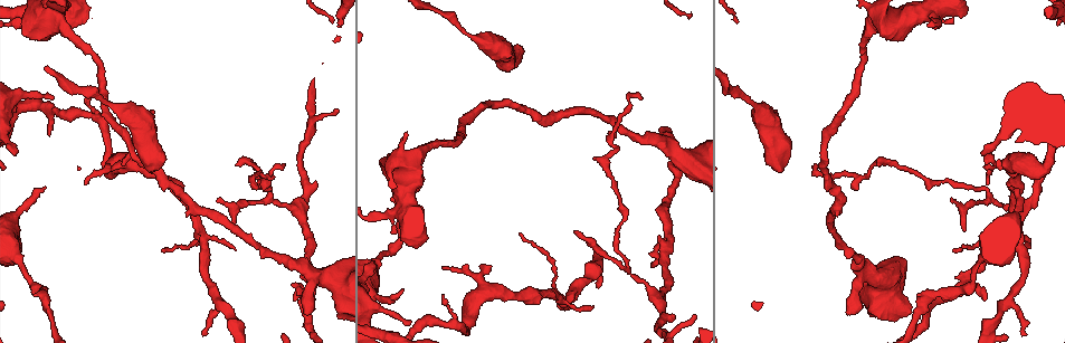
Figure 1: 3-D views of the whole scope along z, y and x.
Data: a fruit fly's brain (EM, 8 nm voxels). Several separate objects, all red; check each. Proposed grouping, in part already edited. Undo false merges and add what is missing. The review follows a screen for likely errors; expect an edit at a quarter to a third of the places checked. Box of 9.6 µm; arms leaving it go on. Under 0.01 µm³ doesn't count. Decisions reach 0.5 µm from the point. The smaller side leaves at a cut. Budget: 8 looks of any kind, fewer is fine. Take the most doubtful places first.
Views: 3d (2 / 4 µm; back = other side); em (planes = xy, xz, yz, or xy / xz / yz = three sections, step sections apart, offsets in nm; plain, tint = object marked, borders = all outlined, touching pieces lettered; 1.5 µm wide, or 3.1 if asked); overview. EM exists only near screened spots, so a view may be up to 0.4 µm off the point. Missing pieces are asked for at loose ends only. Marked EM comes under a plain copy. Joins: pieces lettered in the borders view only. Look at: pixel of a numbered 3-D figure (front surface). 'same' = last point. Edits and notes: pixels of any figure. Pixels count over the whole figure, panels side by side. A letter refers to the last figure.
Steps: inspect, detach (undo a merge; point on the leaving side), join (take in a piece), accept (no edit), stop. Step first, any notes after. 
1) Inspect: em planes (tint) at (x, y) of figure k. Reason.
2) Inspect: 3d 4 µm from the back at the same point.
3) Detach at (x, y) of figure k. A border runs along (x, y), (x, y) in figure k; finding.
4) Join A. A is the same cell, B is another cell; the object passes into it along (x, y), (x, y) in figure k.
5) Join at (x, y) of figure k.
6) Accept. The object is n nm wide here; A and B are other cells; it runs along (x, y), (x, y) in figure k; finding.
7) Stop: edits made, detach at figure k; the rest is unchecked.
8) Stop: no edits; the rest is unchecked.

Inspect: 3d 4 µm at (23, 33) of figure 1. Thick end.

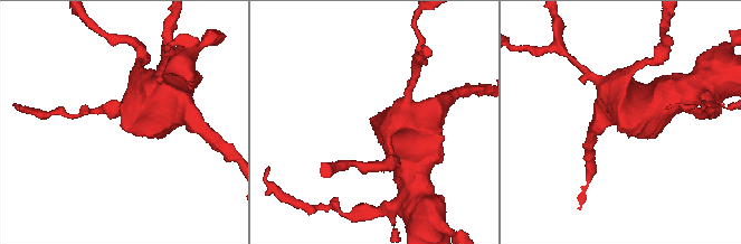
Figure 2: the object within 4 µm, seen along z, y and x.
Inspect: em planes (tint) at (122, 122) of figure 2. Now the EM.

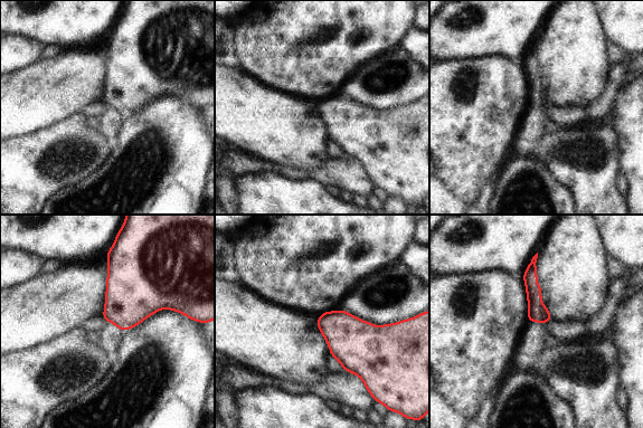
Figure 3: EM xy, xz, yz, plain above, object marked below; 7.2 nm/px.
Inspect: em planes (borders) at the same point. What lies round it.

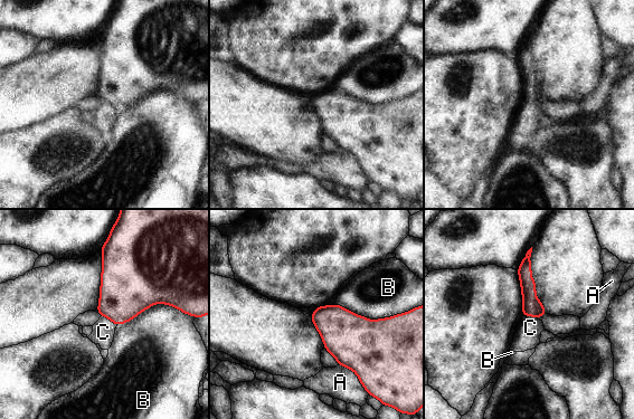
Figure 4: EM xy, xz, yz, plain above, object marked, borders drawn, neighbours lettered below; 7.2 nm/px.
Accept. A, B and C are other cells; a border runs along (101, 315), (110, 318), (116, 325) in figure 4; no lettered piece goes on from it.

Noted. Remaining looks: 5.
Inspect: 3d 4 µm at (85, 104) of figure 1. Branch stops here.

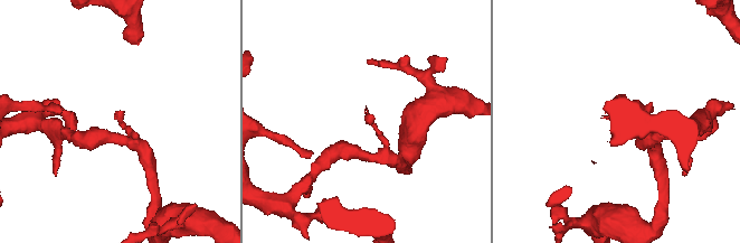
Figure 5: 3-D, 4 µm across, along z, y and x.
Inspect: em xz step 4 (tint) at (117, 121) of figure 5. Now the EM.

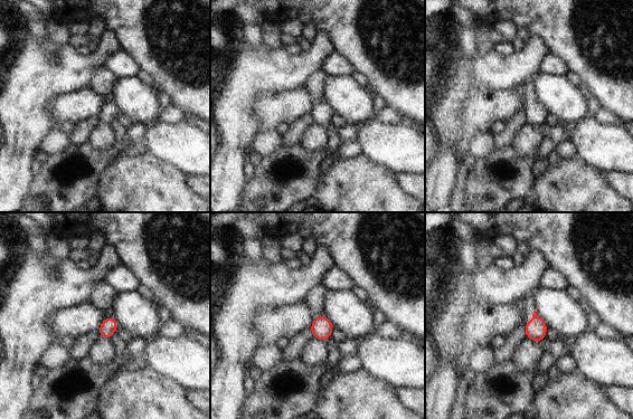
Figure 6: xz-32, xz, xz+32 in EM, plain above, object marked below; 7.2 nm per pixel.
Inspect: em xz step 4 (borders) at the same point.

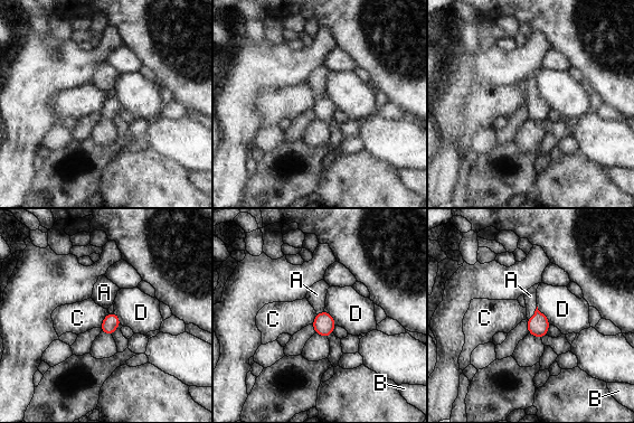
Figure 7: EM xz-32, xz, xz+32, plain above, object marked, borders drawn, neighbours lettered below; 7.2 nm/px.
Join A. The longest contact is with D, 170 nm; A is the same cell, B, C and D are other cells; it goes on there.

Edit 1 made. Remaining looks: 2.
Inspect: overview.

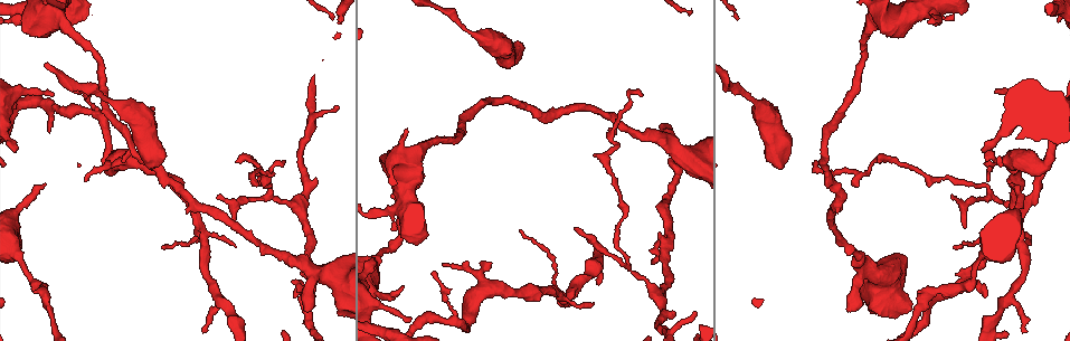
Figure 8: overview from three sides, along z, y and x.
Inspect: em planes (borders) at (607, 165) of figure 8. Abrupt turn.

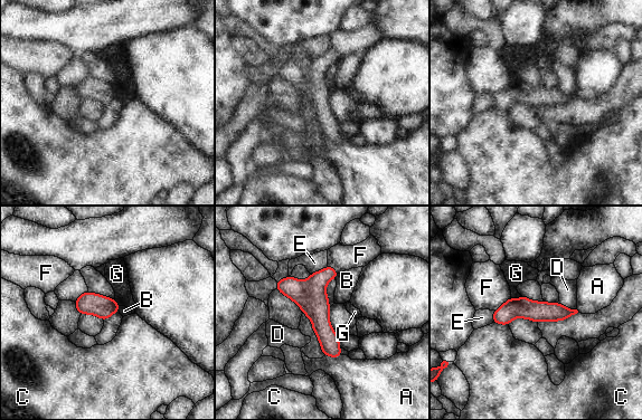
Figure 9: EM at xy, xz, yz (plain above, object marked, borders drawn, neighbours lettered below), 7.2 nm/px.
Accept. A, B, C, D, E, F and G are other cells; it runs along (279, 284), (319, 314), (337, 354) in figure 9; continuous, no second neuron.

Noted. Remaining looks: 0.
Stop: edits made, join at figure 7; the rest is unchecked.

